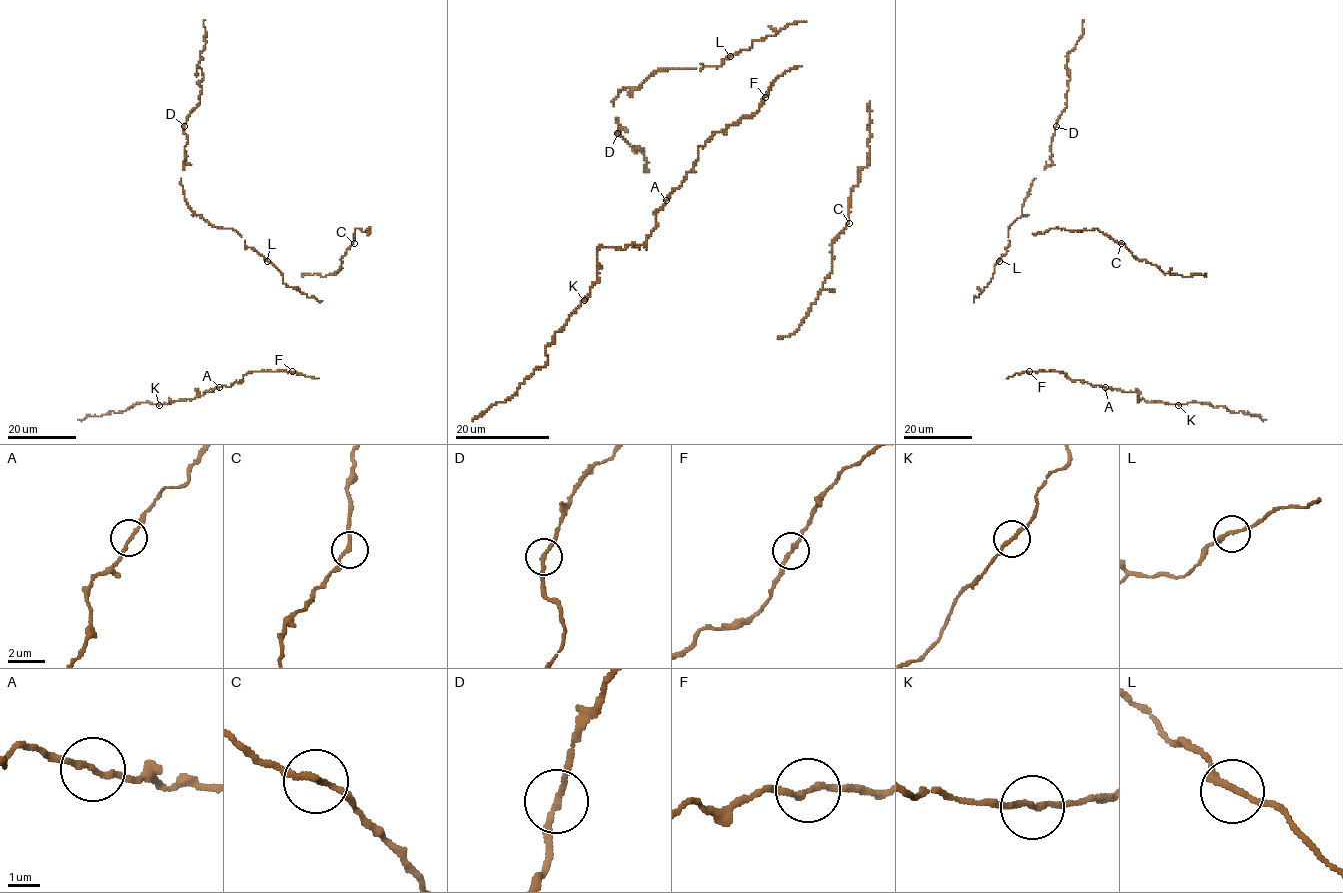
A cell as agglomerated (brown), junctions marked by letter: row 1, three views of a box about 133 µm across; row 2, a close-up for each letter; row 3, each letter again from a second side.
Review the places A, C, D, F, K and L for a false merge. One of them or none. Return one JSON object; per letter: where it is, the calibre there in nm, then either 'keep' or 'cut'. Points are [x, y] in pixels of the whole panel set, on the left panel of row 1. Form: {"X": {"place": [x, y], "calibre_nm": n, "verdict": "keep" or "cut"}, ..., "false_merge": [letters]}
{"A": {"place": [219, 387], "calibre_nm": 170, "verdict": "keep"}, "C": {"place": [354, 243], "calibre_nm": 190, "verdict": "keep"}, "D": {"place": [184, 126], "calibre_nm": 170, "verdict": "keep"}, "F": {"place": [292, 371], "calibre_nm": 190, "verdict": "keep"}, "K": {"place": [159, 405], "calibre_nm": 170, "verdict": "keep"}, "L": {"place": [267, 261], "calibre_nm": 180, "verdict": "keep"}, "false_merge": []}

